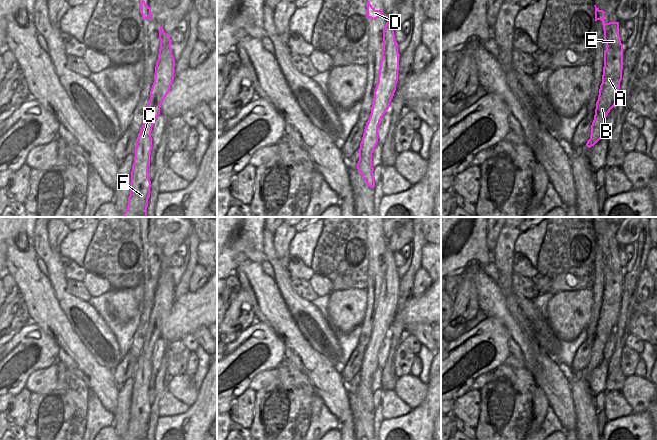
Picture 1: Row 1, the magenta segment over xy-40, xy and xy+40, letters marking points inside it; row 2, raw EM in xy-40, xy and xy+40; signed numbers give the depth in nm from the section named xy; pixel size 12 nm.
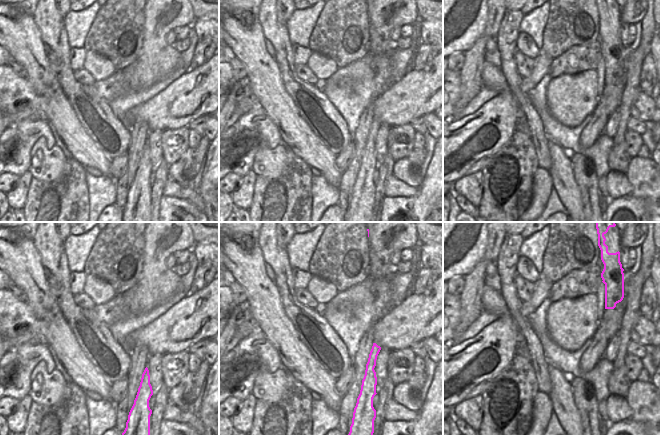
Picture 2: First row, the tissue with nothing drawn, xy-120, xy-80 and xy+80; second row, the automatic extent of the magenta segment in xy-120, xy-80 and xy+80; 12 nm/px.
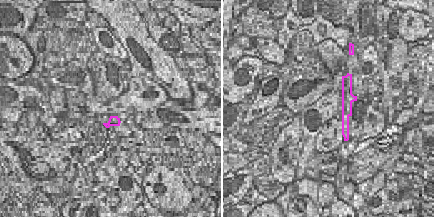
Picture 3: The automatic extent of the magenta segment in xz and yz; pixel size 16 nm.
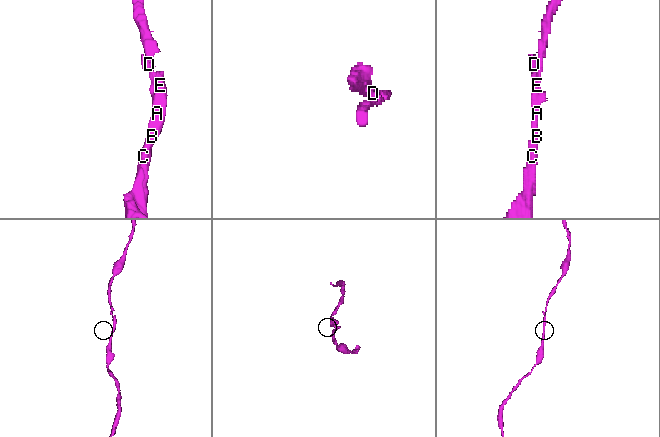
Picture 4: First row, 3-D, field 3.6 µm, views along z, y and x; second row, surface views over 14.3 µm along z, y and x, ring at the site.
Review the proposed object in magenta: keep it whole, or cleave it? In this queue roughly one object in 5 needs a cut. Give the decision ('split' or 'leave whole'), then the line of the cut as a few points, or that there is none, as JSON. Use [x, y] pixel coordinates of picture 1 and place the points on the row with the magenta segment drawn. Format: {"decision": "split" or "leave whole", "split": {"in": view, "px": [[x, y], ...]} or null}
{"decision": "leave whole", "split": null}

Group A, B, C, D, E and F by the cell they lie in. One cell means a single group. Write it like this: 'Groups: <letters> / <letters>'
Groups: A B C D E F.

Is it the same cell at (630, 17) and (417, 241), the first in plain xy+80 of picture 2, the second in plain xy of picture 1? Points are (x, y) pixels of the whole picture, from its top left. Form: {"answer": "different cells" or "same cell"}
{"answer": "different cells"}

